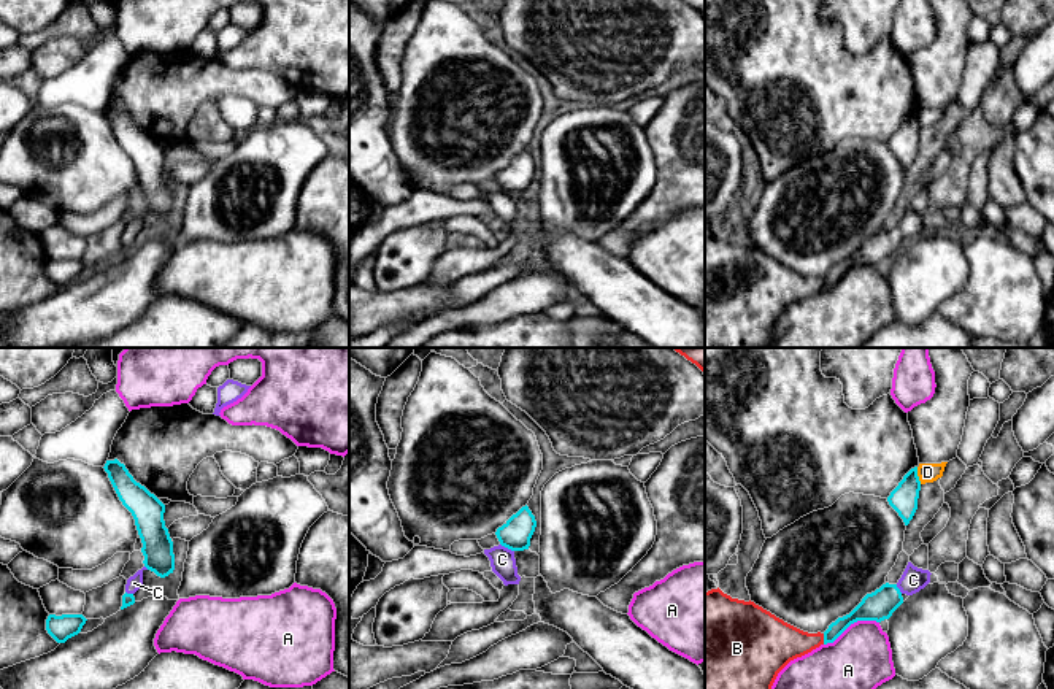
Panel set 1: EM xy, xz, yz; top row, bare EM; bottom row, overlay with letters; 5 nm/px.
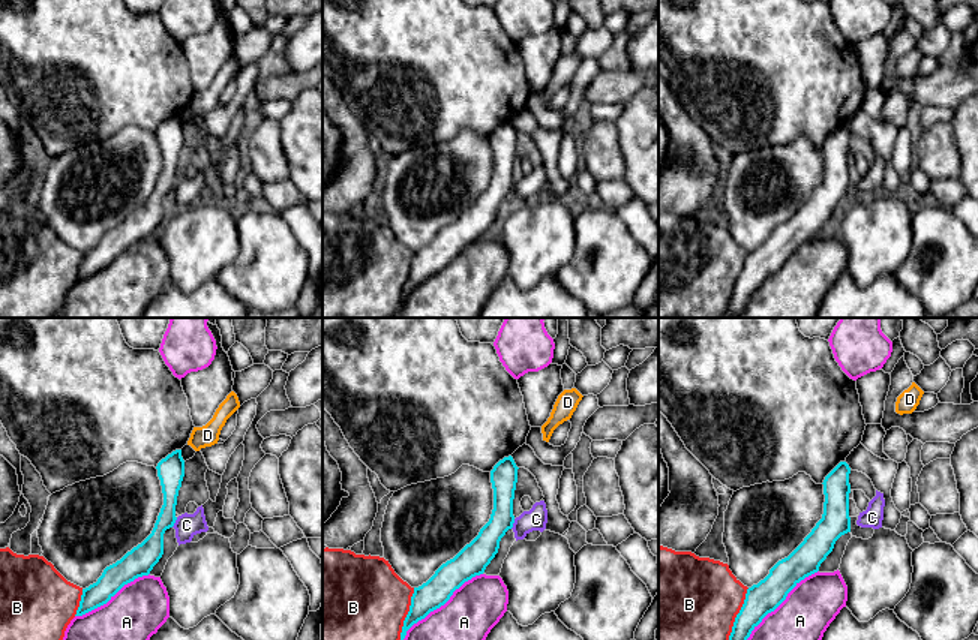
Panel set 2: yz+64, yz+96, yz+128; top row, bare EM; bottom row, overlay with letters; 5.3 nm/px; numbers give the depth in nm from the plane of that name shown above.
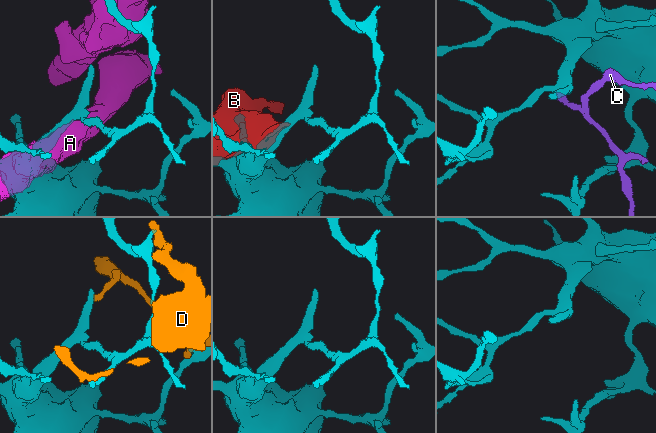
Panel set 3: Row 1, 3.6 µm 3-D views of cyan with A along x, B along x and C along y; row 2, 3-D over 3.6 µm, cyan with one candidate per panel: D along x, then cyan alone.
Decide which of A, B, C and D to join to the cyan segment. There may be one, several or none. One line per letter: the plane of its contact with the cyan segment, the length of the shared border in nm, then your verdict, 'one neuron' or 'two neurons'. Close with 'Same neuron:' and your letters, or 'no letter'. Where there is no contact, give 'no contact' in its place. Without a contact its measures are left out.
A: yz | 300 nm | two neurons
B: yz | 60 nm | two neurons
C: xz | 80 nm | one neuron
D: yz | 90 nm | two neurons
Same neuron: C

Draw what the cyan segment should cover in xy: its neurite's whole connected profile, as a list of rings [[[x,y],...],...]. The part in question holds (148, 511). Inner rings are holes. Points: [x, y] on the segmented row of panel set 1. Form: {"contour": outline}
{"contour": [[[117,459],[106,460],[103,468],[119,500],[135,519],[143,543],[144,567],[160,578],[168,576],[175,570],[175,554],[173,541],[163,521],[165,505],[137,483]]]}

